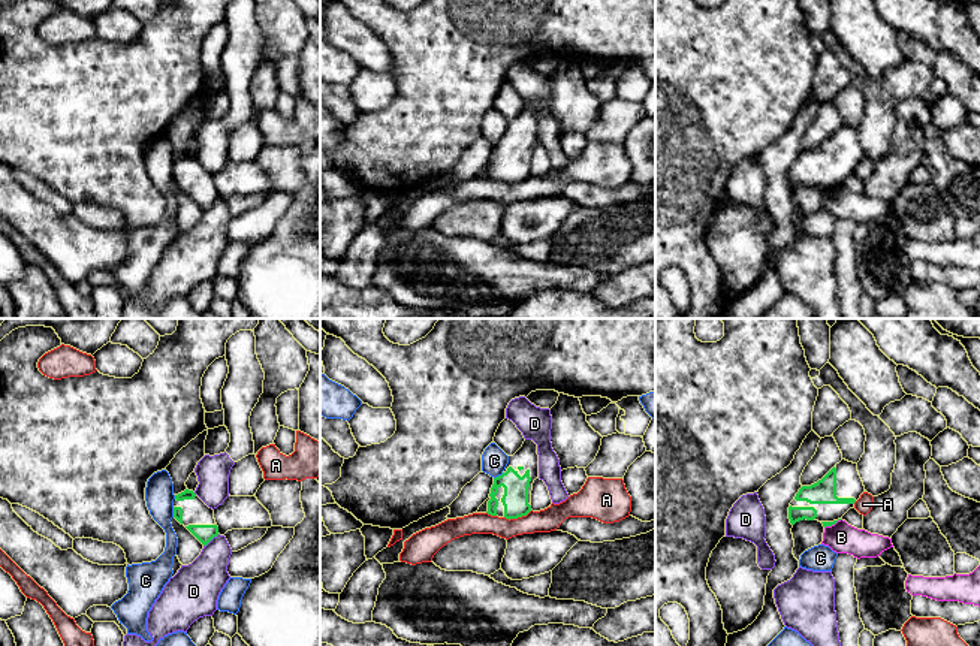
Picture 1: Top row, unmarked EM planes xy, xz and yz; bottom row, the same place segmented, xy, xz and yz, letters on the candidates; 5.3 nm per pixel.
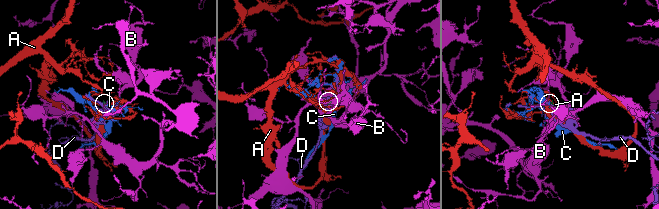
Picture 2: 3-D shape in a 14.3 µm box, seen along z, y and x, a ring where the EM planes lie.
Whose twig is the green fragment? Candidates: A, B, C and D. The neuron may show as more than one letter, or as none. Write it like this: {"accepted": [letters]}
{"accepted": []}

